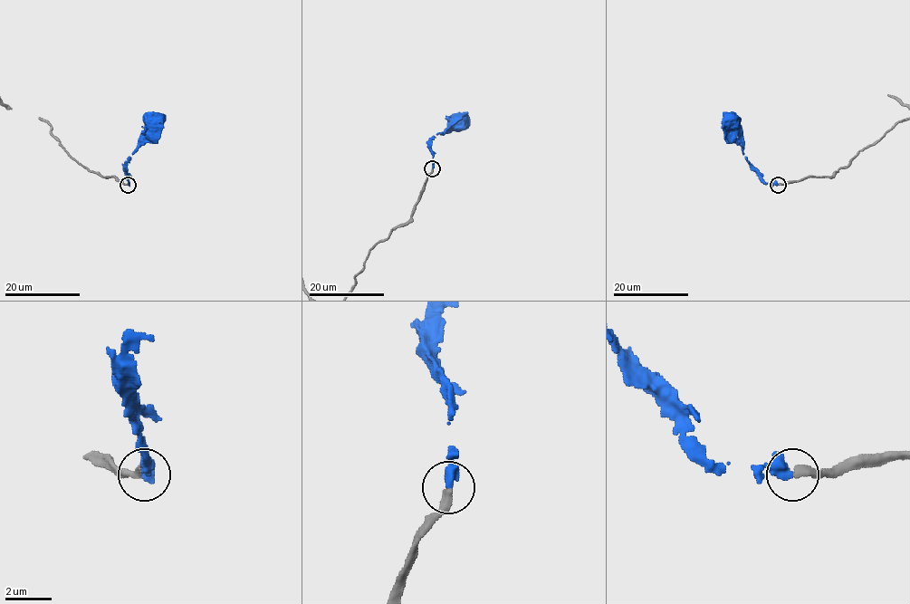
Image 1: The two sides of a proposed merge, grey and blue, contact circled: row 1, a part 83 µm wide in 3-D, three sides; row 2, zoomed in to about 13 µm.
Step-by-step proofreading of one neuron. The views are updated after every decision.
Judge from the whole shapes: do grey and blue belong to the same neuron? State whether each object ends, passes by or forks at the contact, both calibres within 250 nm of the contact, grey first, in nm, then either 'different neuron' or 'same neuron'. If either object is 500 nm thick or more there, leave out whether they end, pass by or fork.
grey ends | blue ends | 360/480 nm | same neuron

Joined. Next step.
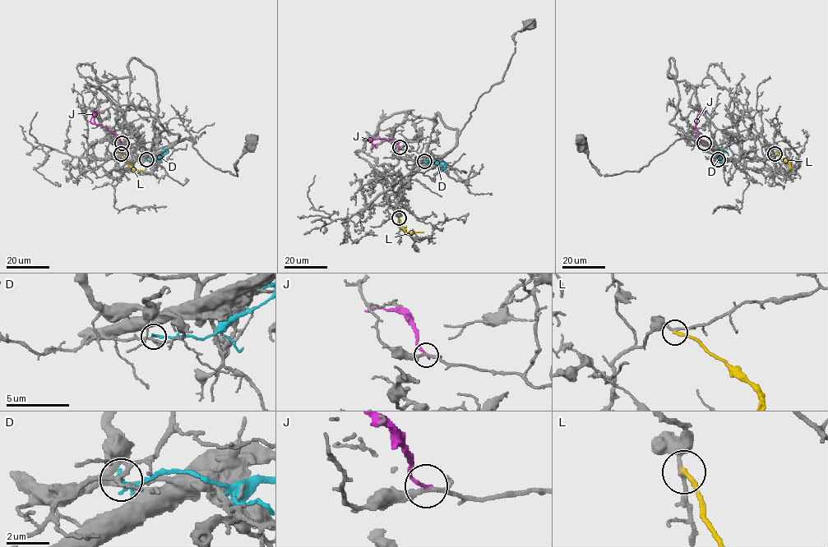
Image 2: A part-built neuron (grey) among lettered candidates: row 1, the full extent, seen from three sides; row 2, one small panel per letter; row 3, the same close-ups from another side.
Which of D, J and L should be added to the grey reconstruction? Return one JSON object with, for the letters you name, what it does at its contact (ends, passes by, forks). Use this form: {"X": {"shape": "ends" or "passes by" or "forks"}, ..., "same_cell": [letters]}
{"same_cell": []}

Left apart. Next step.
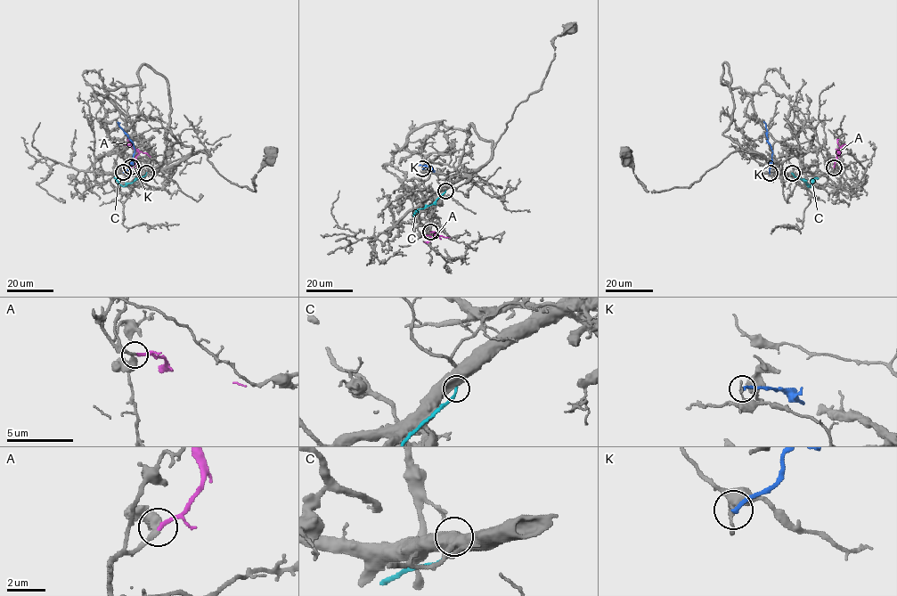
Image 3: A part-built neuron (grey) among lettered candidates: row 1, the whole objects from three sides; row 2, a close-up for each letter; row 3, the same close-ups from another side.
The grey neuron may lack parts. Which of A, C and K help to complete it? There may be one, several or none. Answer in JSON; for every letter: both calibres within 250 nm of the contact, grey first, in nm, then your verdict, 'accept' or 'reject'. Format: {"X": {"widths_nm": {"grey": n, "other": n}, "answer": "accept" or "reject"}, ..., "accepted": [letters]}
{"A": {"widths_nm": {"grey": 400, "other": 200}, "answer": "accept"}, "C": {"widths_nm": {"grey": 750, "other": 220}, "answer": "reject"}, "K": {"widths_nm": {"grey": 100, "other": 200}, "answer": "reject"}, "accepted": ["A"]}

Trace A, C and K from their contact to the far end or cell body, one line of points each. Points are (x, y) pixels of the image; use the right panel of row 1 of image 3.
A: (834, 167), (841, 148), (839, 138)
C: (792, 174), (811, 187), (812, 181), (818, 179)
K: (770, 173), (772, 151), (763, 121)

